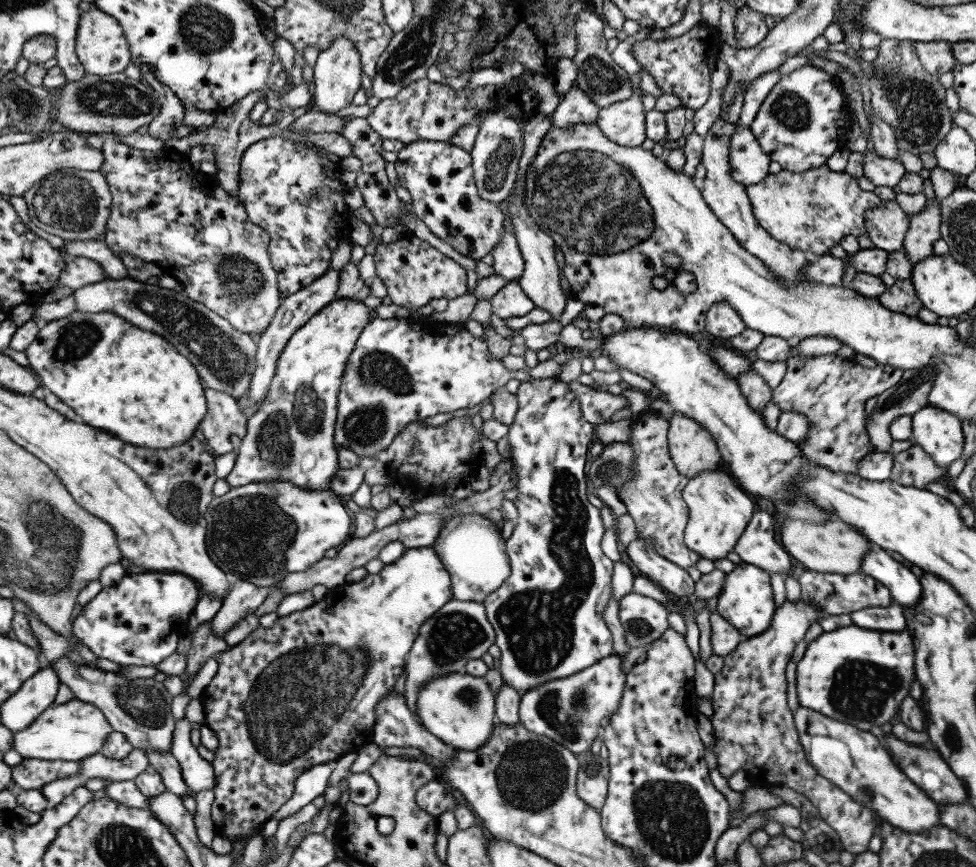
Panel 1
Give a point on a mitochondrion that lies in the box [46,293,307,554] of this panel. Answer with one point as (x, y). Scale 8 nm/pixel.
(80, 338)

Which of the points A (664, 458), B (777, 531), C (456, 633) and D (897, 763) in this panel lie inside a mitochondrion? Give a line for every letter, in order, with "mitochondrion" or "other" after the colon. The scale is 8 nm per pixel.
A: other
B: other
C: mitochondrion
D: other

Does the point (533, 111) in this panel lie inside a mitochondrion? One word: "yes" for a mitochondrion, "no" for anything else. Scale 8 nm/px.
no

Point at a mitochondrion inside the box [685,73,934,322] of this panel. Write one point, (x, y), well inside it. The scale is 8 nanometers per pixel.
(790, 109)

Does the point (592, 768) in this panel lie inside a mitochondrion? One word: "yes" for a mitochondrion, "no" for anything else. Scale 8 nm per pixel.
yes

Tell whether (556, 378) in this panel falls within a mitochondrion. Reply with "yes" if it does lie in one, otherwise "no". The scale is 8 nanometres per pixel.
no

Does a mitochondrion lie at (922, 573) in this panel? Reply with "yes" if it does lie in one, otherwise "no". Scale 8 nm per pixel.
no

